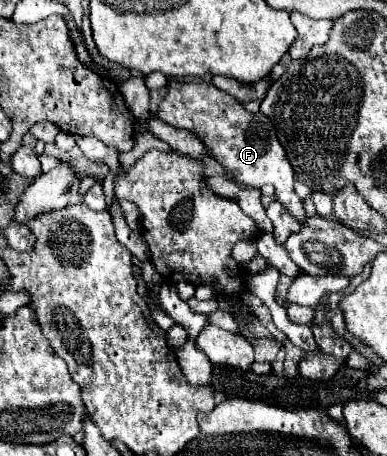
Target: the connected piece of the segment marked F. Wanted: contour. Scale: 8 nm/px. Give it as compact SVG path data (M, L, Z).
M169 83L169 91L163 97L157 117L171 127L185 127L189 131L195 131L213 157L233 173L239 185L243 187L261 187L263 183L271 183L277 191L277 201L287 209L287 213L297 219L301 225L307 225L307 211L303 199L295 195L293 183L295 173L289 165L289 159L285 157L285 149L277 139L277 131L273 121L259 113L245 111L235 97L229 97L229 93L217 89L211 83Z

